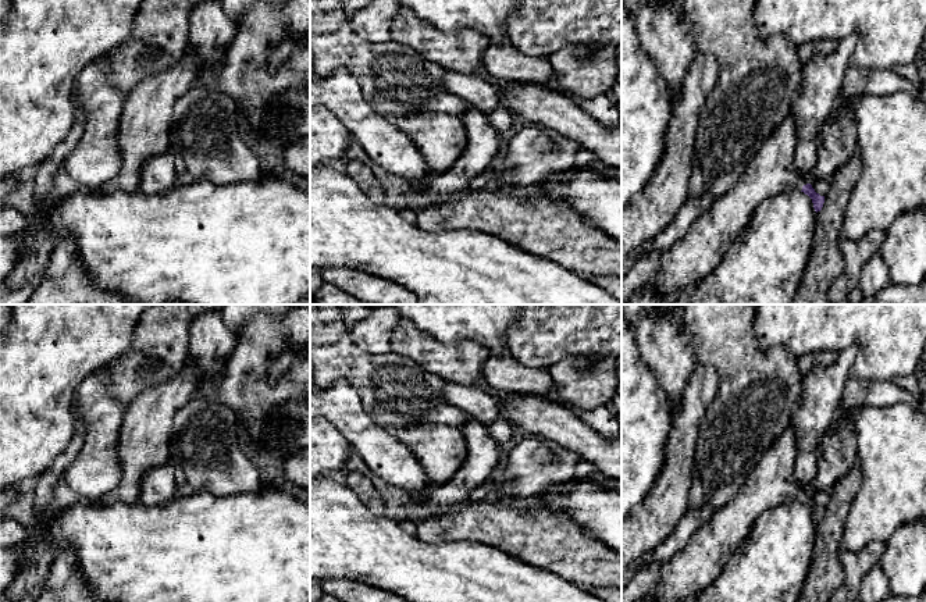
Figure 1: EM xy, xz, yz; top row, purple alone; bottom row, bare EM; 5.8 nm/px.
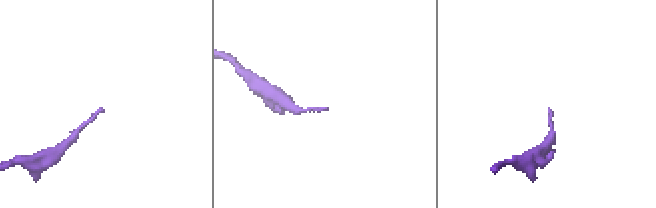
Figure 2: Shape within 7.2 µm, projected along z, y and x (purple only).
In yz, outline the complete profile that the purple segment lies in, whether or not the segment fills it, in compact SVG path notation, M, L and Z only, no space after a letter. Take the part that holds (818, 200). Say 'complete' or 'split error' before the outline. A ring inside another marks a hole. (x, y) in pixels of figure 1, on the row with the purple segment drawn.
split error; M790 111L763 140L738 184L716 199L681 241L635 261L622 279L622 304L648 286L663 298L679 288L697 285L719 266L758 206L767 199L801 190L812 199L815 211L820 211L825 196L816 193L806 177L794 168L795 145L795 118Z

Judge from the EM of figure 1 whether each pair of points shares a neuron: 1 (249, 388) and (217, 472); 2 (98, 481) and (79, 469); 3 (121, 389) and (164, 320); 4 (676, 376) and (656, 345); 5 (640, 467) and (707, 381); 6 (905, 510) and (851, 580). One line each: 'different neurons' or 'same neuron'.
1: different neurons
2: same neuron
3: same neuron
4: same neuron
5: different neurons
6: different neurons

